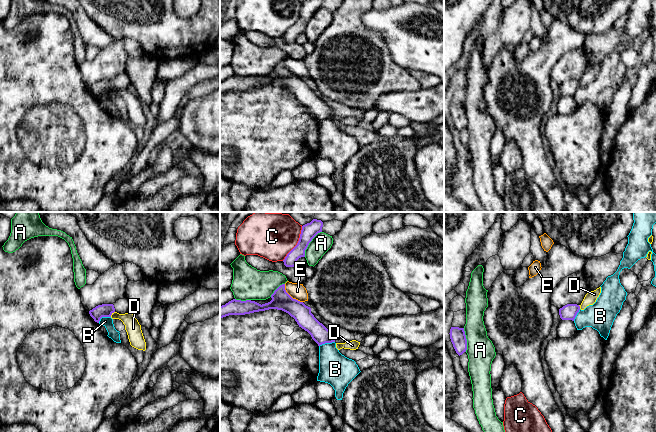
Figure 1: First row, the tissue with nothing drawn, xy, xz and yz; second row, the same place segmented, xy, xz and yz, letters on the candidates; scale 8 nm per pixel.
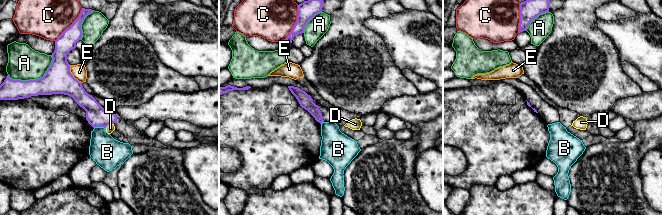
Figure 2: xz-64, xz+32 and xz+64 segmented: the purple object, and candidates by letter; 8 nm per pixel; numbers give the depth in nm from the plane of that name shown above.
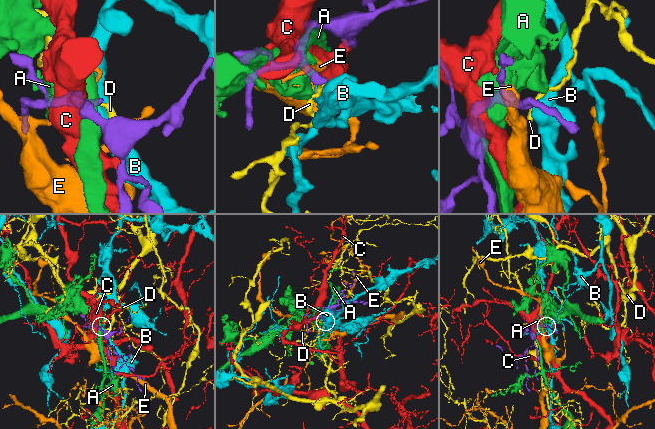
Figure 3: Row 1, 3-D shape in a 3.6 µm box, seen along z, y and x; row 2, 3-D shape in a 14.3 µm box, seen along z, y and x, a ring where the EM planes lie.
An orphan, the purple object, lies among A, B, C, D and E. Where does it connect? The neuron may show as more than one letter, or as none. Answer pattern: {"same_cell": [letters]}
{"same_cell": []}

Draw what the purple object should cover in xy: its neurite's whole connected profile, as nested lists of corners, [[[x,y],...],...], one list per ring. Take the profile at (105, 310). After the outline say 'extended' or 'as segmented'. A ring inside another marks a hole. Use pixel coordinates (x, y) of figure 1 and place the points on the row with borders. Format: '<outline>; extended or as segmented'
[[[125,297],[119,299],[113,304],[102,304],[98,305],[89,311],[90,316],[95,322],[99,323],[102,317],[111,317],[114,312],[119,314],[132,313],[133,307],[130,300]]]; extended

